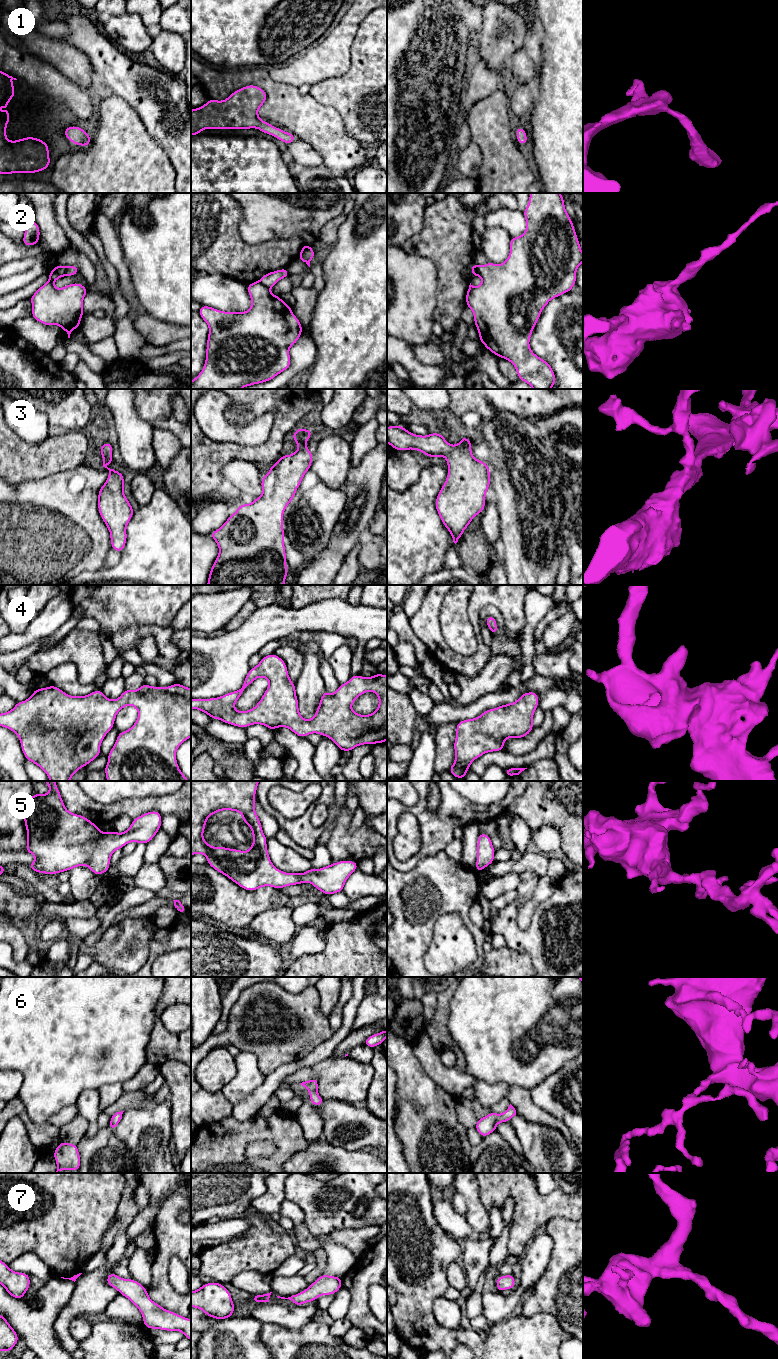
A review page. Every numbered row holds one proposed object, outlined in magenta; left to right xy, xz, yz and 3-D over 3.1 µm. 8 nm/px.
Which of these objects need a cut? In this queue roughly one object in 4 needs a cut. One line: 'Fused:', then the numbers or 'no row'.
Fused: 2

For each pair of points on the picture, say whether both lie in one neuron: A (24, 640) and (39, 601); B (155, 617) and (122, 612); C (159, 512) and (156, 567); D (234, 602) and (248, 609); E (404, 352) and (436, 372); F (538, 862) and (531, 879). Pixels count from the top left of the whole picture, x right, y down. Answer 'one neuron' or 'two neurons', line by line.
A: two neurons
B: one neuron
C: one neuron
D: two neurons
E: one neuron
F: two neurons

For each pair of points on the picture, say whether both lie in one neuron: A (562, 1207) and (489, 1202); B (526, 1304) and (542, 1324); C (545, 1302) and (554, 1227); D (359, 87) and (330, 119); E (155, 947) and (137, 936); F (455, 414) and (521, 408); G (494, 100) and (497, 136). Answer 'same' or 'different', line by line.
A: same
B: different
C: same
D: different
E: different
F: same
G: same

